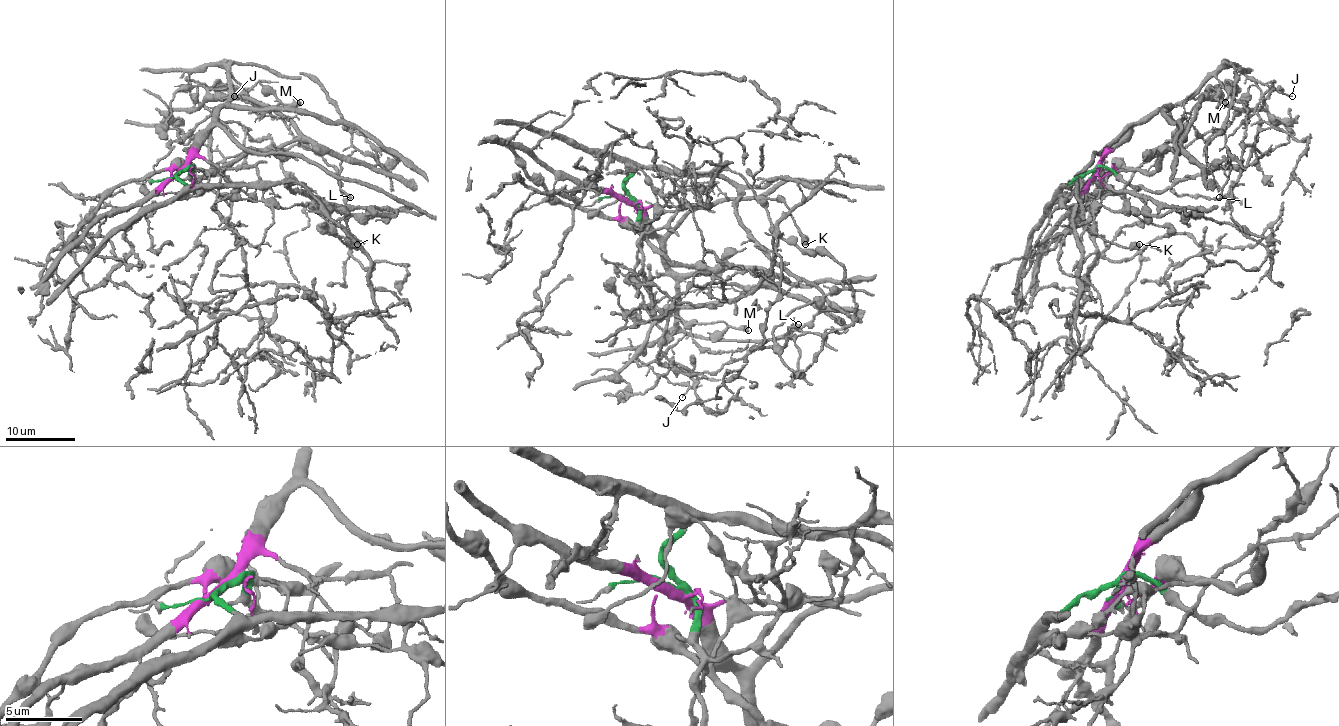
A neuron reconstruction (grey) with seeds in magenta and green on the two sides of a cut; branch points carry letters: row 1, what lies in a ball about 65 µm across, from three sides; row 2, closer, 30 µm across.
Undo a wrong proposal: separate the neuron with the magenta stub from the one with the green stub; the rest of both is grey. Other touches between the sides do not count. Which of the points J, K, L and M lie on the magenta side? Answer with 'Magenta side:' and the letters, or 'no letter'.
Magenta side: J, K, L, M

